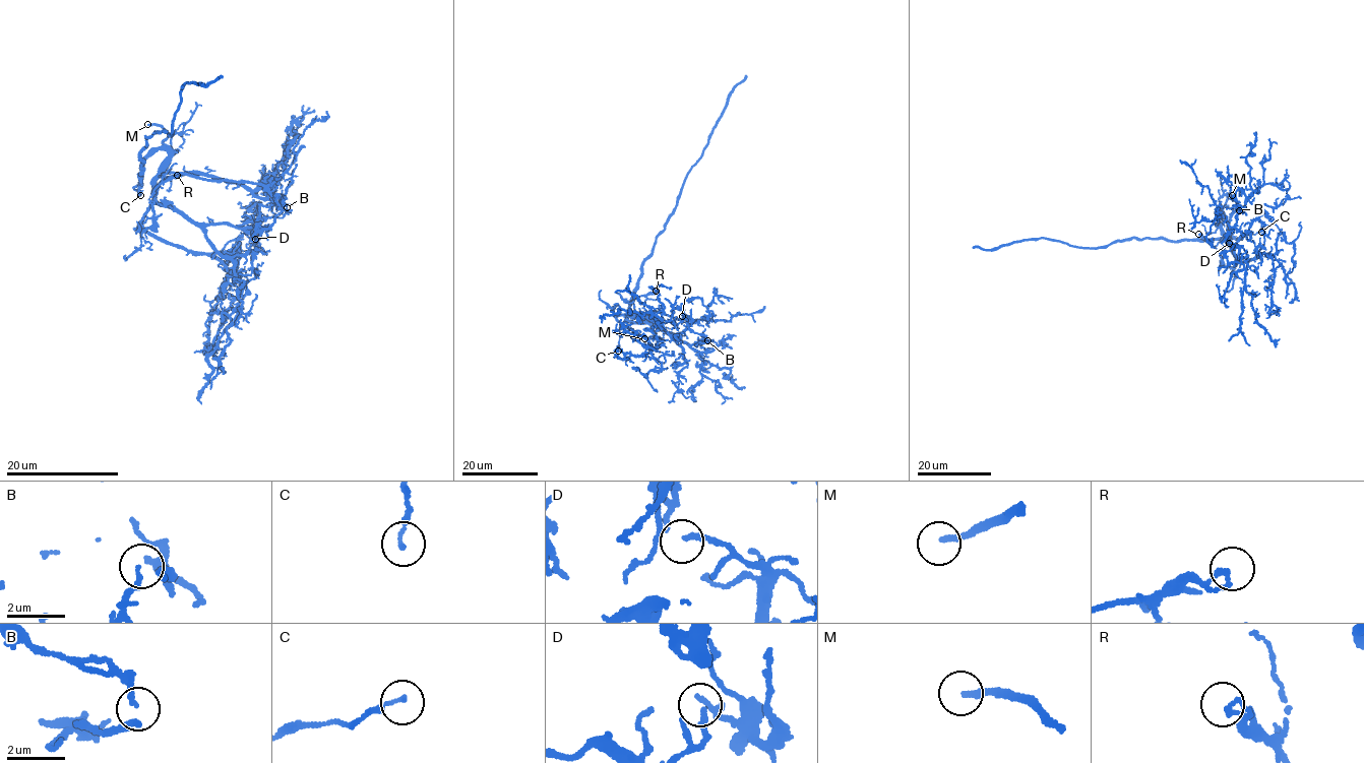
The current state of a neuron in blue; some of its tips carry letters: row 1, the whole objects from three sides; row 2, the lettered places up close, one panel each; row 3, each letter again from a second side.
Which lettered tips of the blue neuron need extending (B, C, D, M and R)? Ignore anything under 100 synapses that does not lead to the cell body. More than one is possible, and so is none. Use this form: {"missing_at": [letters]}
{"missing_at": ["M"]}

